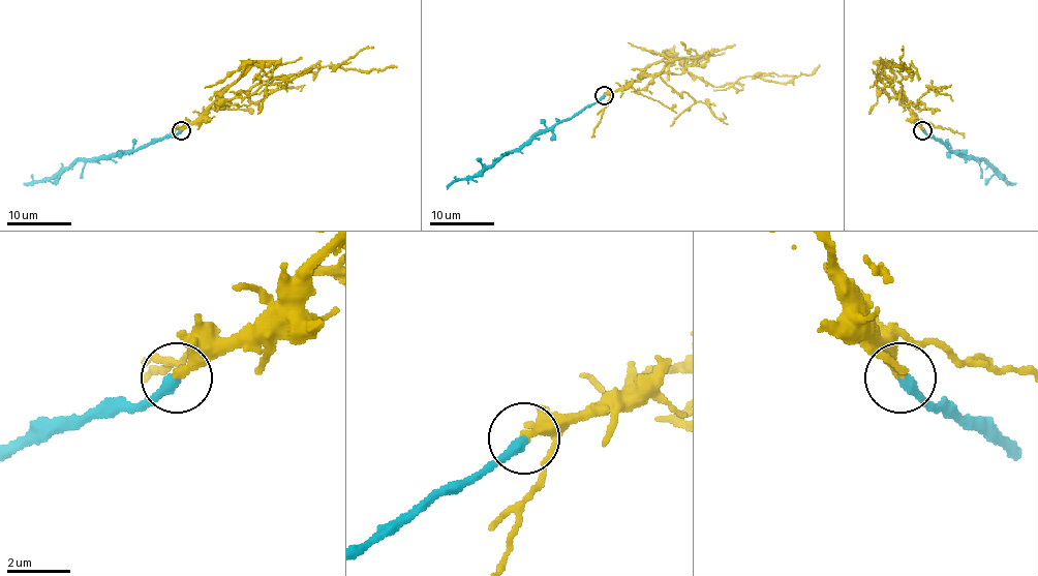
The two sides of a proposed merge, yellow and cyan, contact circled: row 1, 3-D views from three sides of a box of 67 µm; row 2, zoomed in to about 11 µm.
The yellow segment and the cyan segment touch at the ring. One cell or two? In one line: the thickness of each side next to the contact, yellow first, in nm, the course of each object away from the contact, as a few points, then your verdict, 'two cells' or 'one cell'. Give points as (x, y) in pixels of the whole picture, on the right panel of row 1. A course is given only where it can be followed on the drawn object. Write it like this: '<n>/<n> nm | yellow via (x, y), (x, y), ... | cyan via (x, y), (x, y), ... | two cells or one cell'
300/360 nm | yellow via (922, 130), (917, 116), (899, 91), (899, 82), (914, 73), (903, 65), (909, 70), (891, 67) | cyan via (922, 130), (948, 150), (982, 158), (1005, 181), (1016, 182) | two cells

